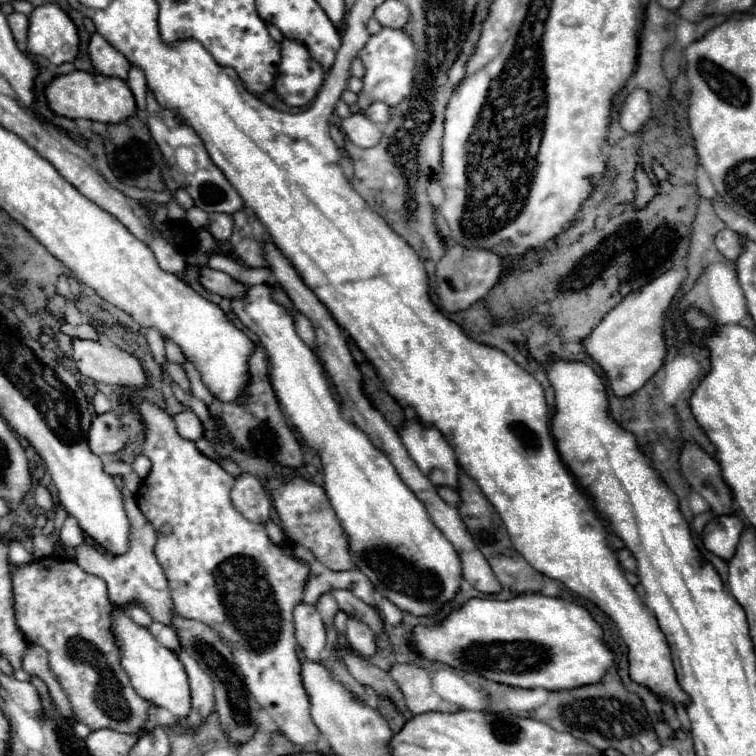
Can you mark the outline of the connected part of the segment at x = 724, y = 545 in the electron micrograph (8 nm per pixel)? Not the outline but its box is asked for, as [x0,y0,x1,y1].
[702,516,744,560]

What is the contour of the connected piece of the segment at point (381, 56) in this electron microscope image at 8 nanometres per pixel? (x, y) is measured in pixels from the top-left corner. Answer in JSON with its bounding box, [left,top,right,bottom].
[358,28,416,108]

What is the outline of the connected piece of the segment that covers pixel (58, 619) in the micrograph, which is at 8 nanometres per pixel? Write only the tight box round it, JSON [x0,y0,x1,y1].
[12,556,150,734]

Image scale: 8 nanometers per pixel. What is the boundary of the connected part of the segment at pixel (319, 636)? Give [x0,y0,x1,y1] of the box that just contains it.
[294,604,326,662]

